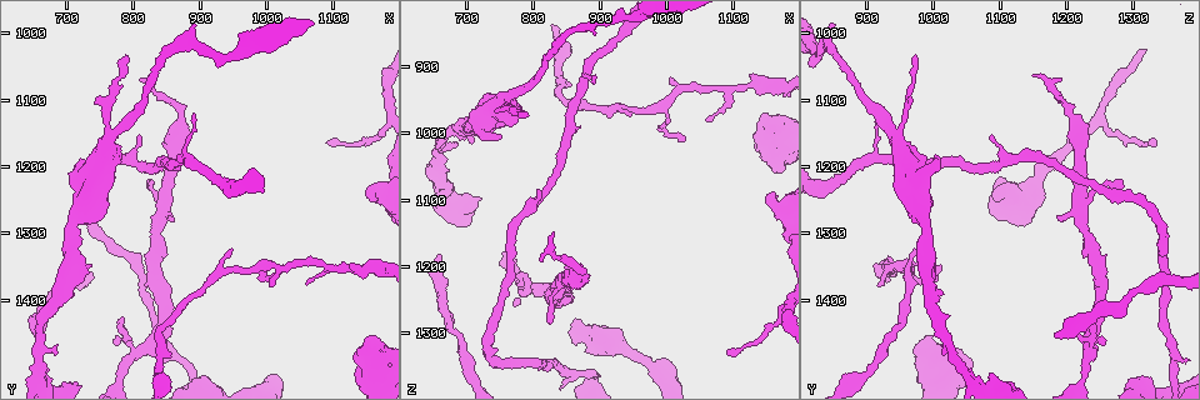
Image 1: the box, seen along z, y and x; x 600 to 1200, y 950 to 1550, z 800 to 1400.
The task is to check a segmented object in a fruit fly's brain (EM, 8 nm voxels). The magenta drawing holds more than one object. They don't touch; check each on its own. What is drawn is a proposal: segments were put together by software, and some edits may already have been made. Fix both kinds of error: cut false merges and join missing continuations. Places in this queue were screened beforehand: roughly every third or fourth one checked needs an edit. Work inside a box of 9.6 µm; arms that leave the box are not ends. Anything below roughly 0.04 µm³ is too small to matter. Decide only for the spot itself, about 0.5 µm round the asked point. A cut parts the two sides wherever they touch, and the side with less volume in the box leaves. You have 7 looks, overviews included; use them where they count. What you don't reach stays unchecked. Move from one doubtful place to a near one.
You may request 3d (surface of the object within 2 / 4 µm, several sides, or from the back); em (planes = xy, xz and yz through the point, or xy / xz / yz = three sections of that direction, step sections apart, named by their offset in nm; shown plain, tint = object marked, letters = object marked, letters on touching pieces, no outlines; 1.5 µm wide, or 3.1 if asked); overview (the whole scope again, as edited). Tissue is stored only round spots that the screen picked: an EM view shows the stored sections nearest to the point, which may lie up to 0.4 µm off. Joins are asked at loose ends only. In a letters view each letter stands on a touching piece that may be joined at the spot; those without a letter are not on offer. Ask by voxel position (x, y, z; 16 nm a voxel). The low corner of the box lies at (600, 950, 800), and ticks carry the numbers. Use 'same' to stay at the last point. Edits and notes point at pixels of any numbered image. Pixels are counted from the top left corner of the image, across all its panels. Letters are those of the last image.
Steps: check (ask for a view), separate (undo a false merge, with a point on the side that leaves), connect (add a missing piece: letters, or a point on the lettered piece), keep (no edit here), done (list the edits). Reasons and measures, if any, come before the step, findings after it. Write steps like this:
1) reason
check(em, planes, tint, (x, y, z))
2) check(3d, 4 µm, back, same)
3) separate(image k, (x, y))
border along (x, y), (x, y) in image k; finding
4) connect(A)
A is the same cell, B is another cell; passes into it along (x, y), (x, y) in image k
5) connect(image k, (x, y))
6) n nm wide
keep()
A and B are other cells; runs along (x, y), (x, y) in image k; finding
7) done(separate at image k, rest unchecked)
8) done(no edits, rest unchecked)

tapers out
check(em, planes, letters, (1090, 1160, 1325))

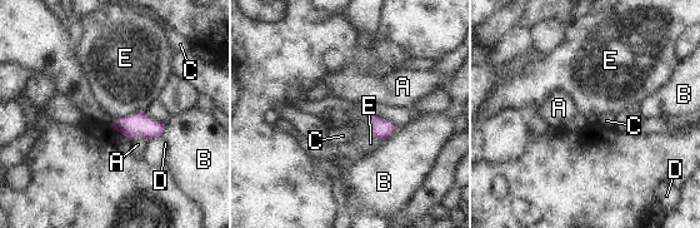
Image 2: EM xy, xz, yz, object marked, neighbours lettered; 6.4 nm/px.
keep()
A, B, C, D and E are other cells; border along (144, 110), (113, 119) in image 2; none of them fits

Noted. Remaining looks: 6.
check(em, planes, letters, (825, 1225, 1285))

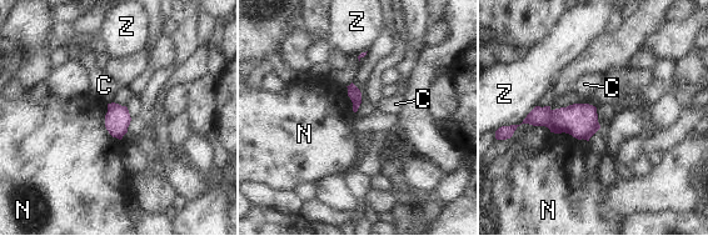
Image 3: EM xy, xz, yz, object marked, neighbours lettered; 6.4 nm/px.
keep()
C, N and Z are other cells; border along (106, 104), (105, 129), (120, 140) in image 3; none of them fits

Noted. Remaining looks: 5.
free end
check(em, xy, step 8, tint, (790, 1035, 970))

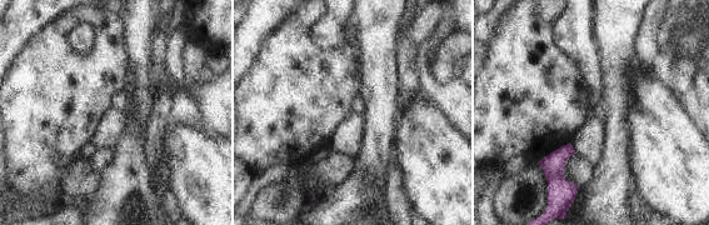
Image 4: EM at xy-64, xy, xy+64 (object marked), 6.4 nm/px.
check(em, planes, letters, same)

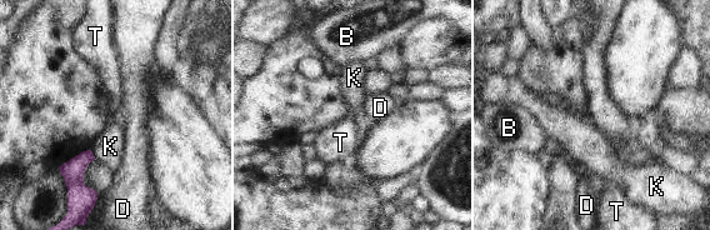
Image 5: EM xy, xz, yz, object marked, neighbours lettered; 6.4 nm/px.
110 nm wide
keep()
B, D, K and T are other cells; border along (90, 149), (95, 159) in image 5; none of them fits

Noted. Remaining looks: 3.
done(no edits, rest unchecked)

